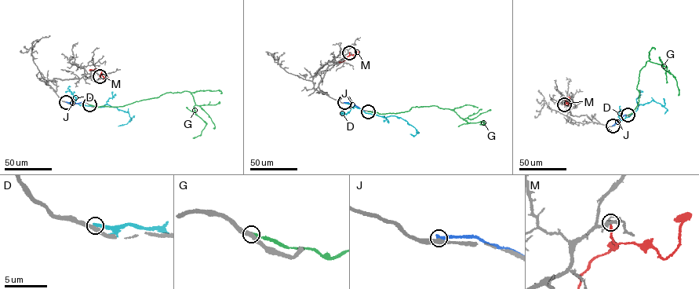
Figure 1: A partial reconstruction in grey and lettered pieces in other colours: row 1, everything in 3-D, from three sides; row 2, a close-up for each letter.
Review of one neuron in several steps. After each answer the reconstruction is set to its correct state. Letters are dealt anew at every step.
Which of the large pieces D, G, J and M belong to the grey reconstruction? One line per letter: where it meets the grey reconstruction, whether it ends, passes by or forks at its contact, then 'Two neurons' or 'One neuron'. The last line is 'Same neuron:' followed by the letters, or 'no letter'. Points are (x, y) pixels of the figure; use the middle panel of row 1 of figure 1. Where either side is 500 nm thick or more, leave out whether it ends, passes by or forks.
D: Touches grey at (345, 103). It ends there. Two neurons
G: Touches grey at (368, 111). It ends there. Two neurons
J: Touches grey at (344, 102). It ends there. Two neurons
M: Touches grey at (349, 53). It ends there. Two neurons
Same neuron: no letter

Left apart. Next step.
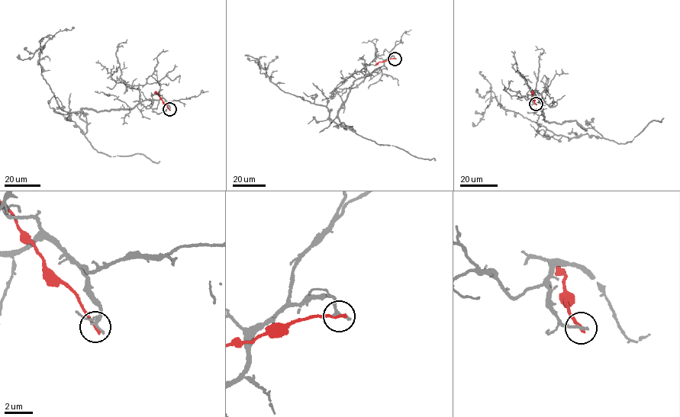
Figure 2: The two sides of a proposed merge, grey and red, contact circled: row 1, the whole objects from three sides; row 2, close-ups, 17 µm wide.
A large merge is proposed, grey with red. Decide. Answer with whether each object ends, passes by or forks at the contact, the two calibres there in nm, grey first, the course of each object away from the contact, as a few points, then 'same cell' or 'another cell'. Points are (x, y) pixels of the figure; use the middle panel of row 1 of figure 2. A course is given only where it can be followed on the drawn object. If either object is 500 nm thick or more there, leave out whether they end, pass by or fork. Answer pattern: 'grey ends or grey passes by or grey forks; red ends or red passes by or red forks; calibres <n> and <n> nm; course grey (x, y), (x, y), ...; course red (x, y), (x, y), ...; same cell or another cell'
grey ends; red ends; calibres 280 and 220 nm; course grey (395, 59), (353, 81), (337, 117), (353, 131), (332, 121), (327, 108), (282, 91), (258, 59), (245, 55); course red (394, 59), (375, 65); another cell

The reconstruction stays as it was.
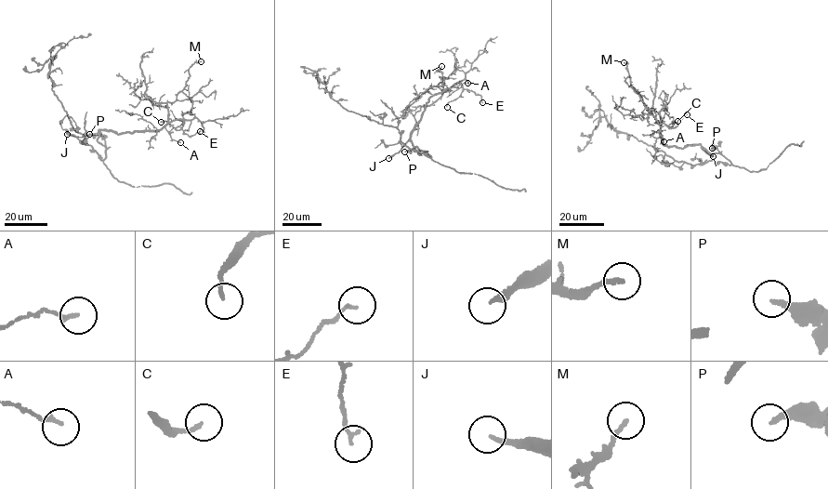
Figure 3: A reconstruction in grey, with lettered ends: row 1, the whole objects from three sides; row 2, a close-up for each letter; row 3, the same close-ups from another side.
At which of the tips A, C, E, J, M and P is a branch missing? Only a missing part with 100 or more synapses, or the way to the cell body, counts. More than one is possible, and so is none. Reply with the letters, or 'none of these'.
J

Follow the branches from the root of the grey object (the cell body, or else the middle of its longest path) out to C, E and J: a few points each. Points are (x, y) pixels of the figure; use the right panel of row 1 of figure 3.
C: (723, 155), (712, 154), (700, 144), (683, 148), (664, 145), (656, 120), (669, 127), (673, 121), (677, 121)
E: (723, 155), (712, 154), (700, 144), (683, 148), (663, 143), (656, 120), (673, 127), (687, 114)
J: (723, 155), (712, 154), (702, 148), (713, 156)

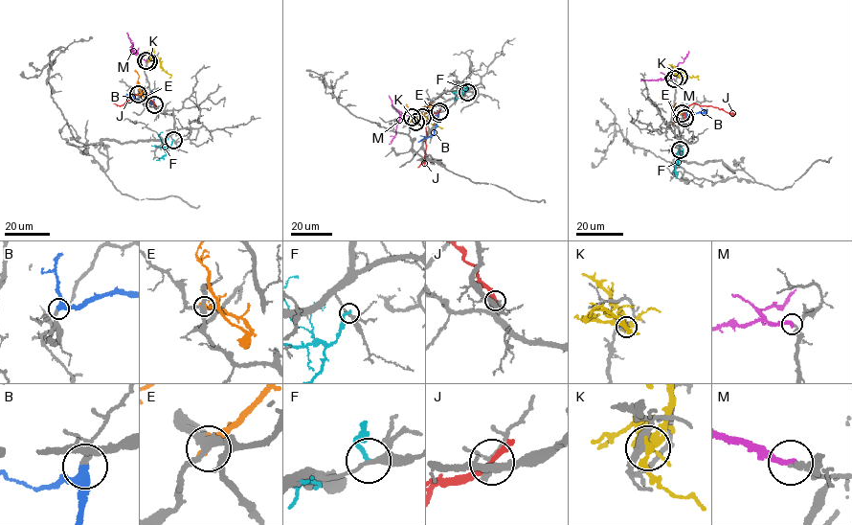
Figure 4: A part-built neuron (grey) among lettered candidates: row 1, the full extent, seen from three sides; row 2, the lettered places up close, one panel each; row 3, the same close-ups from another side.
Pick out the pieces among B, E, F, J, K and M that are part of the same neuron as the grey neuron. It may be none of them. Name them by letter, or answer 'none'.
B, M

